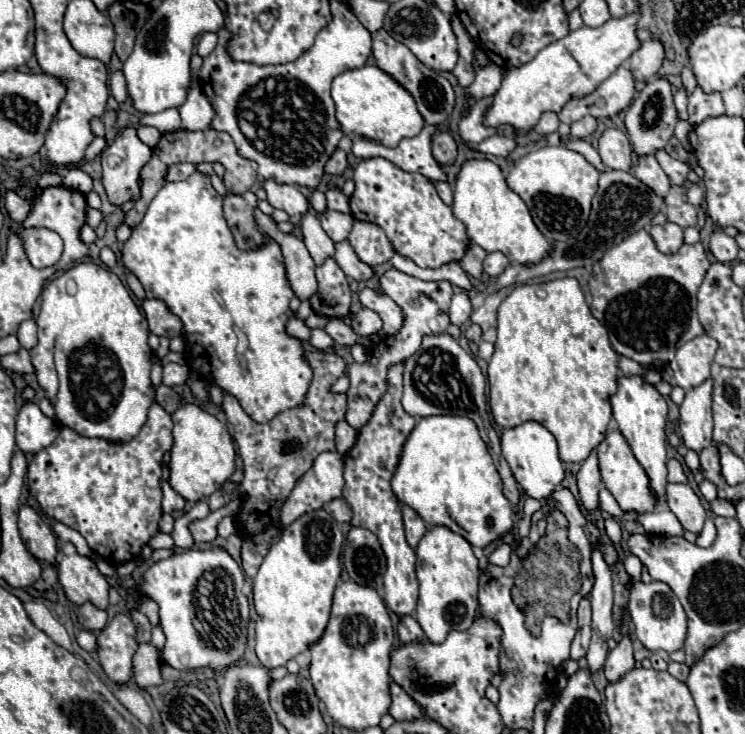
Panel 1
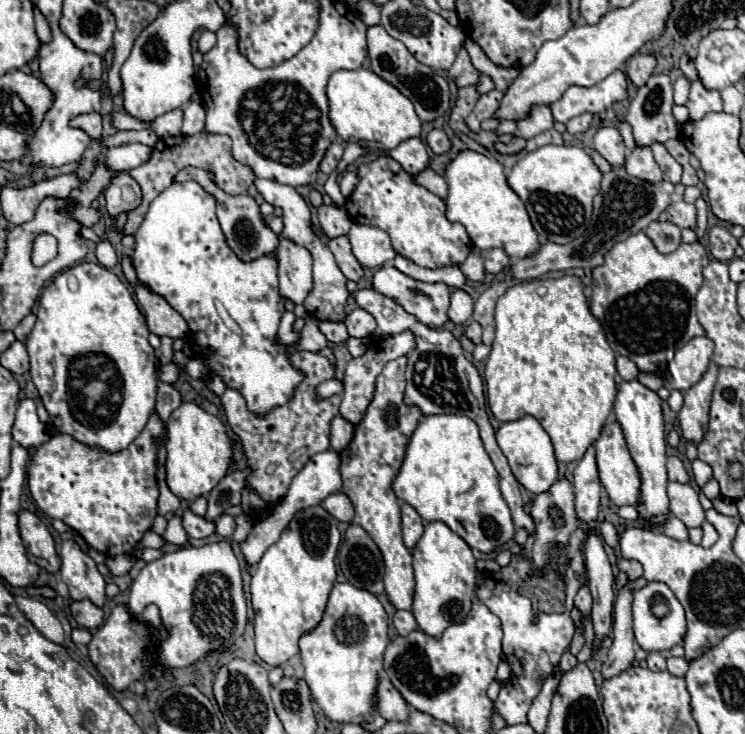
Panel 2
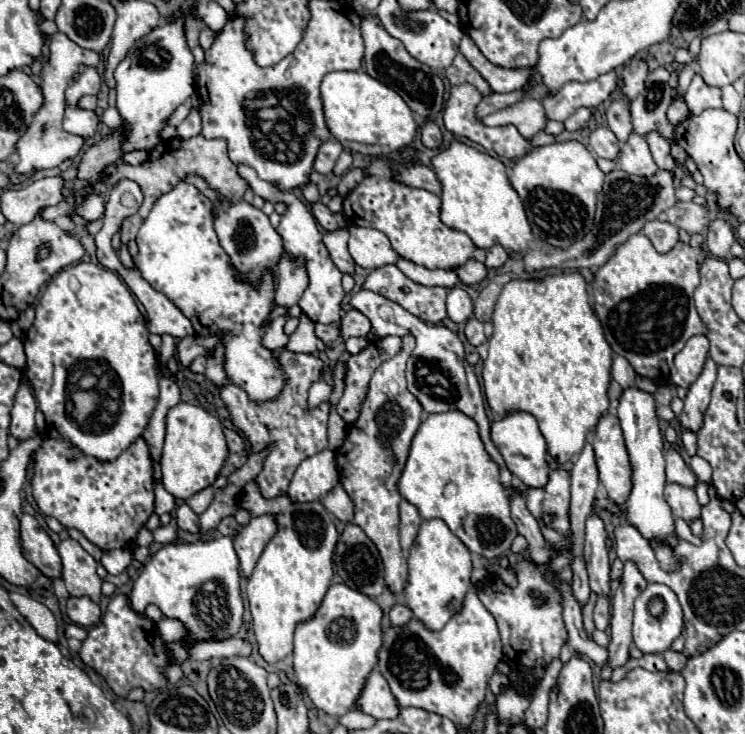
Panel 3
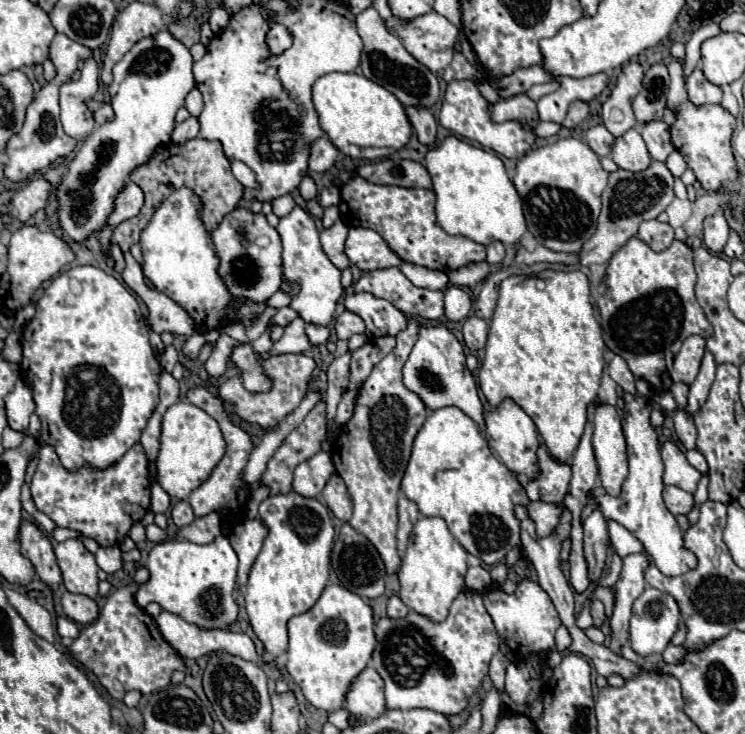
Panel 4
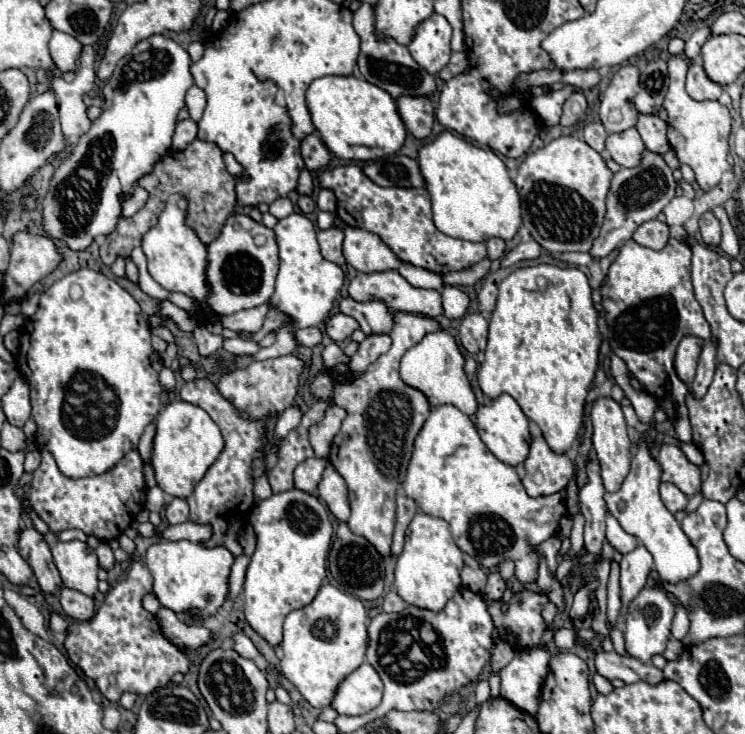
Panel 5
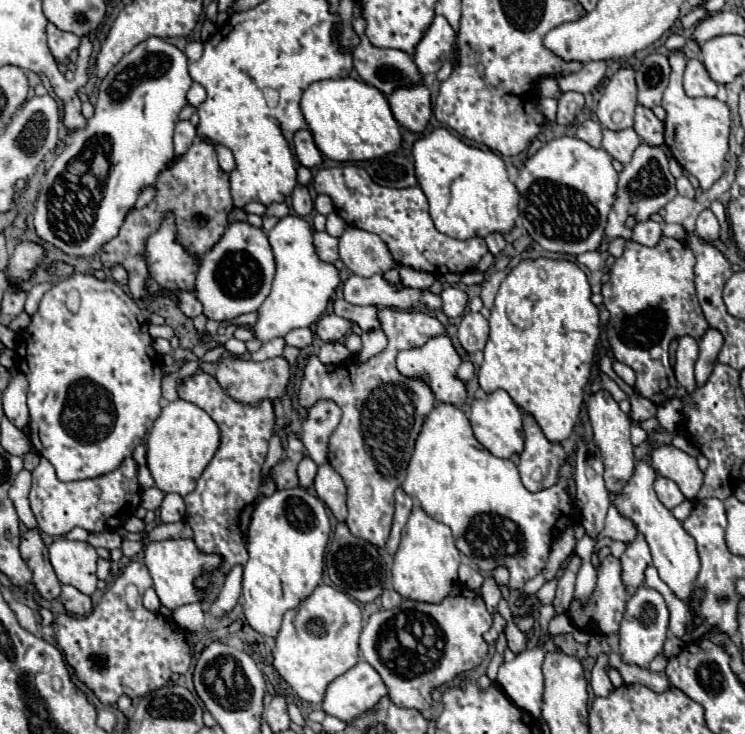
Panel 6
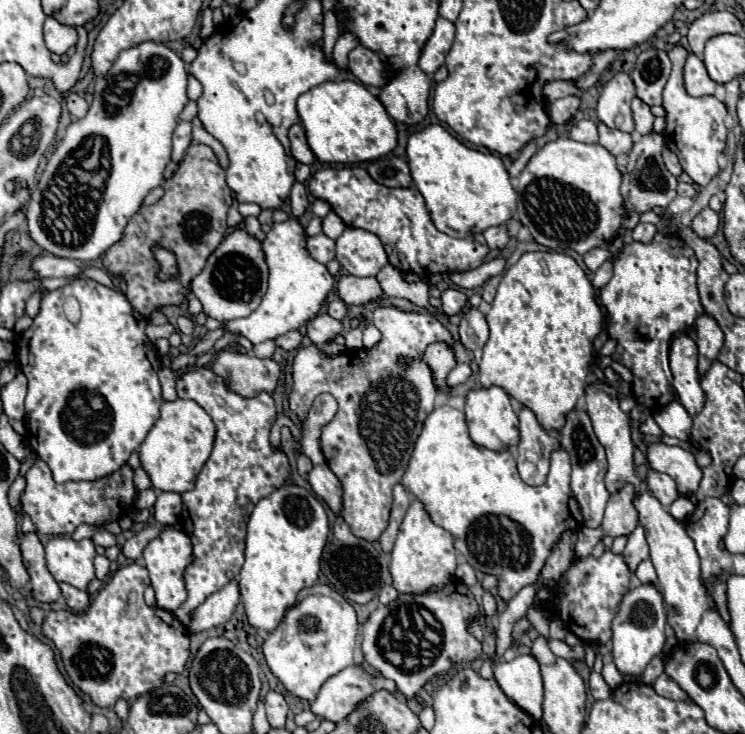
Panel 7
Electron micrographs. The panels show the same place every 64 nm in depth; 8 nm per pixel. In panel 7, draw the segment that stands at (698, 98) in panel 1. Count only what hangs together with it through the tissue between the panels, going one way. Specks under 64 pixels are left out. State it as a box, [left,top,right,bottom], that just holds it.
[684,54,716,96]

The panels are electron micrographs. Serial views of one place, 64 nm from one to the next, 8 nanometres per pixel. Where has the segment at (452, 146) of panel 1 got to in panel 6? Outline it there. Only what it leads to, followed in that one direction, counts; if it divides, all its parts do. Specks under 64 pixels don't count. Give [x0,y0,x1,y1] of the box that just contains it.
[388,84,430,132]

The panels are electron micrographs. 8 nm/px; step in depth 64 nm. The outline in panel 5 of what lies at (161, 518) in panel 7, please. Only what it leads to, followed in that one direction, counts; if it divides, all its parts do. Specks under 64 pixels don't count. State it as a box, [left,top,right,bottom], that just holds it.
[164,498,188,524]

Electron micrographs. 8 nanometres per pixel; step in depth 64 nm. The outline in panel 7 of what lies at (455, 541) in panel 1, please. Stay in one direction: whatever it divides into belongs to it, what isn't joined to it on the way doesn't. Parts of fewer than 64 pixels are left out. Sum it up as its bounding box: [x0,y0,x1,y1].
[390,500,456,592]

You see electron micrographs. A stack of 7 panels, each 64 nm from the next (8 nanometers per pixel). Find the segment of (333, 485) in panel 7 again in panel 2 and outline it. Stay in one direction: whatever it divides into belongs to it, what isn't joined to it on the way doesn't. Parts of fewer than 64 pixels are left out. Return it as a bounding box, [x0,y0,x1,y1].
[322,492,354,522]

